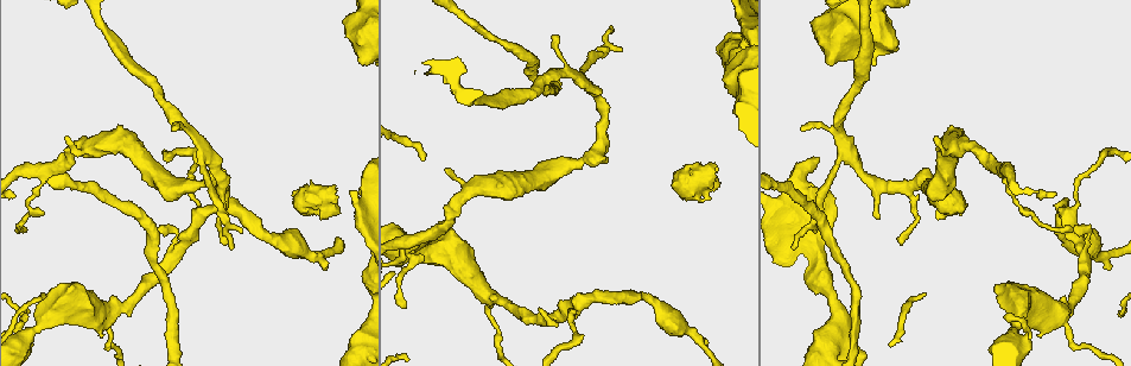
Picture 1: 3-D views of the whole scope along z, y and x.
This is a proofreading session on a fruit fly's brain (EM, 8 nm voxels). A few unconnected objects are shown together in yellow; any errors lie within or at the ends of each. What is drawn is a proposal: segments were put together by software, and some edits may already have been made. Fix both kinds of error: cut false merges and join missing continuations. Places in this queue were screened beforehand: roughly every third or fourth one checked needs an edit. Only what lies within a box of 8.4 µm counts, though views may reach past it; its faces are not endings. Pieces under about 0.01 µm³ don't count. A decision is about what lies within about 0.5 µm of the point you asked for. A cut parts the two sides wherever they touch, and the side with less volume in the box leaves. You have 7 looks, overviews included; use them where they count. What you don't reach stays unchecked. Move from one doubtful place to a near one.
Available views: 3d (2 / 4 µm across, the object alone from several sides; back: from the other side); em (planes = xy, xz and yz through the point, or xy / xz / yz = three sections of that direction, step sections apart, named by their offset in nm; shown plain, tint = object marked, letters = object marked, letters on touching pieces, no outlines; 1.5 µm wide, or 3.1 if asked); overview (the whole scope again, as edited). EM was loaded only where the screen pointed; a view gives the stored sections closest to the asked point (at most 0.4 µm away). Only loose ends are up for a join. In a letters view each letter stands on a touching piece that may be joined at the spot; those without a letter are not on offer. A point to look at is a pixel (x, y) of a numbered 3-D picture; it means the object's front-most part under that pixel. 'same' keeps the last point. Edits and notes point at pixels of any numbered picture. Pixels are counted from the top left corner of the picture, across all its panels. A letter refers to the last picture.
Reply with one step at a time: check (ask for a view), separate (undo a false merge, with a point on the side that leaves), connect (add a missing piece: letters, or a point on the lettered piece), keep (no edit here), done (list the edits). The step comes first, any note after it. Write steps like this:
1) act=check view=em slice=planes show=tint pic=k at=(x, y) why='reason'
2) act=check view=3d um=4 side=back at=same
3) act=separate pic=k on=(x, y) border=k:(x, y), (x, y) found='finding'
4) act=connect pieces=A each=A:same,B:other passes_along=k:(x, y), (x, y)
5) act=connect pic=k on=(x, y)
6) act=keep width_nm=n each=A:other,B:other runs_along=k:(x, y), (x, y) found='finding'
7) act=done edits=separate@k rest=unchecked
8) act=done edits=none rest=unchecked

act=check view=3d um=2 pic=1 at=(538, 309) why='tapers out'

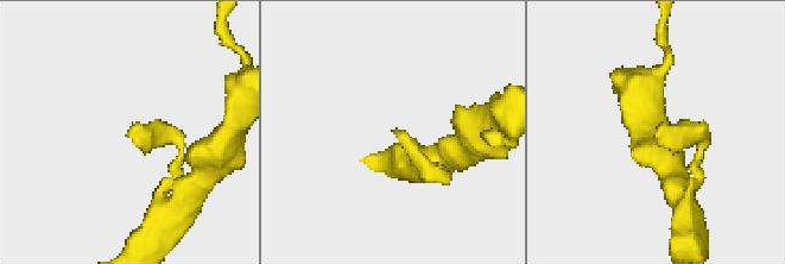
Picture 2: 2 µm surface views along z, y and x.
act=check view=em slice=planes show=letters pic=2 at=(396, 127) why='now the EM'

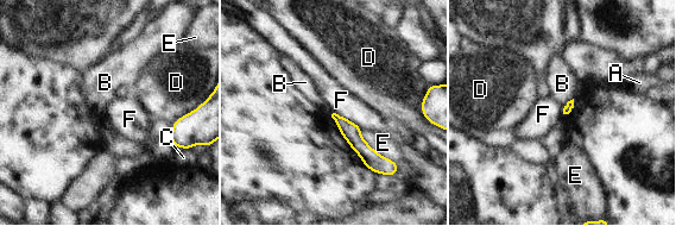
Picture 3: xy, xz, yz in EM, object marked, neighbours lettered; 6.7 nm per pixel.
act=keep each=A:other,B:other,C:other,D:other,E:other,F:other runs_along=3:(338, 118), (379, 167) found='no lettered piece goes on from it'

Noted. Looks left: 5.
act=check view=3d um=4 side=back pic=1 at=(102, 334) why='free end'

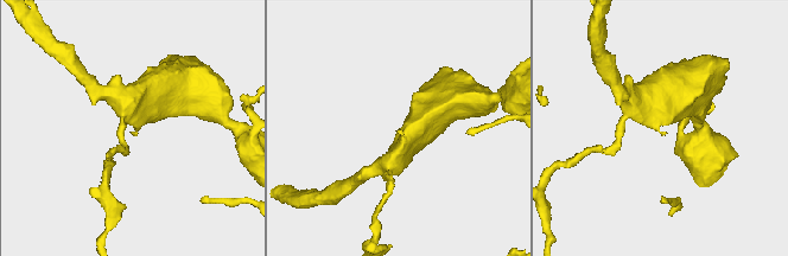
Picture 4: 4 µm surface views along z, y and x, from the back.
act=check view=em slice=yz step=4 show=tint pic=4 at=(131, 133) why='shape alone is not enough'

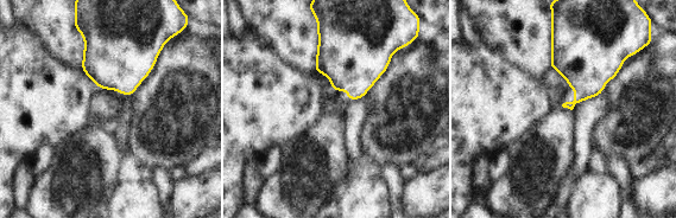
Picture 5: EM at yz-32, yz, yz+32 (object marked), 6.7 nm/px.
act=check view=em slice=yz step=4 show=letters at=same why='see the neighbours'

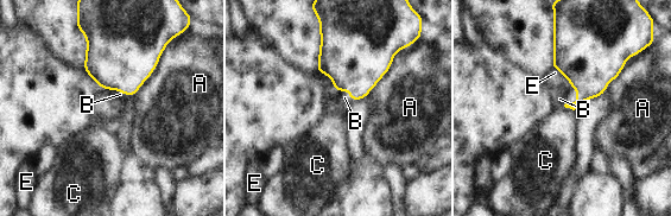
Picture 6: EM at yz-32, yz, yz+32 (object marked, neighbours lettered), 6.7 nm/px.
act=connect pieces=B each=A:other,B:same,C:other,E:other found='the cell continues'

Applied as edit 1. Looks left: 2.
act=done edits=connect@6 rest=unchecked

